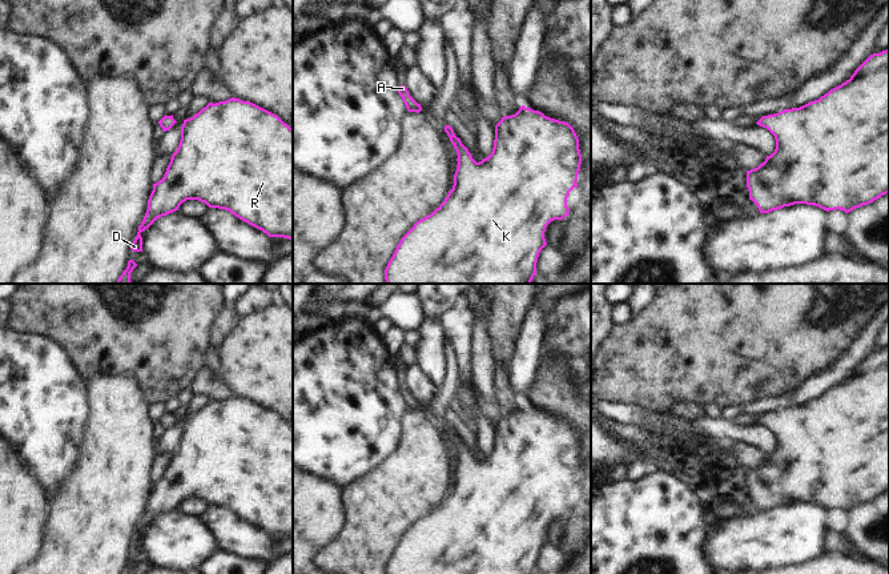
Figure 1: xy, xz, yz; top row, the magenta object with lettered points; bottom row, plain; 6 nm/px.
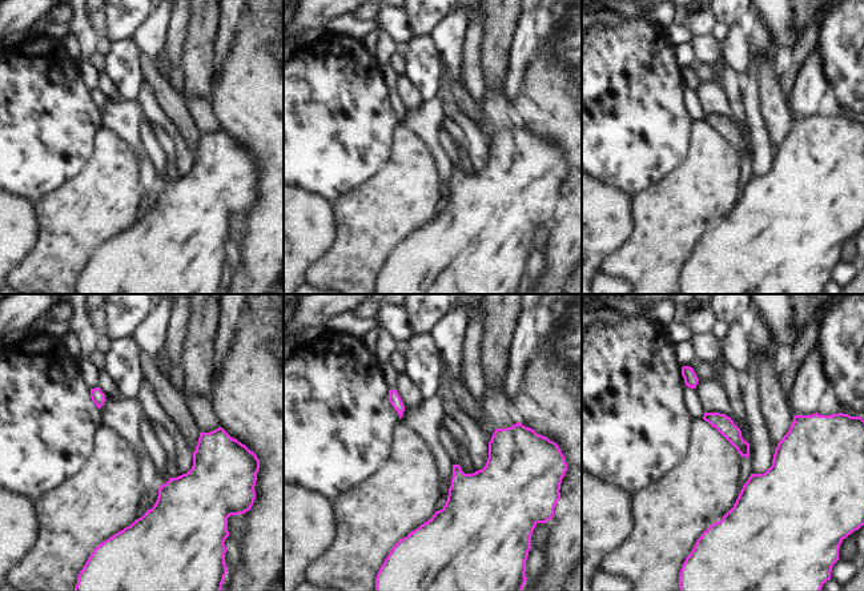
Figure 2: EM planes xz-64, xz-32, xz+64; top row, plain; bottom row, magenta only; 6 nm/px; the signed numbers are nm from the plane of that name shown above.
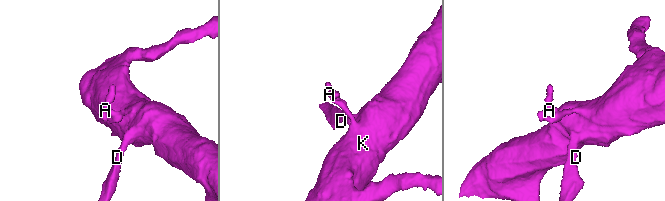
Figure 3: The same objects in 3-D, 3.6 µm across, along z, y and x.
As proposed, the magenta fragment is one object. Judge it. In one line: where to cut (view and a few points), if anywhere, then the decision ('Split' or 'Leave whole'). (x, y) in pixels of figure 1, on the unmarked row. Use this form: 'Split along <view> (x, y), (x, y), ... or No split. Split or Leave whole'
No split. Leave whole

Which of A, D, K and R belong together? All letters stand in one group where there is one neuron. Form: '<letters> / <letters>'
A D K R

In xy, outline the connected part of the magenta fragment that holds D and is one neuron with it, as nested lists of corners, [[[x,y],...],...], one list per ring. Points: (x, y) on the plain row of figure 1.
[[[234,396],[216,402],[209,401],[193,416],[184,418],[180,443],[172,453],[164,475],[153,482],[146,511],[130,547],[142,550],[140,531],[157,517],[178,509],[186,498],[198,498],[209,506],[229,509],[269,535],[293,538],[293,428],[277,413]]]

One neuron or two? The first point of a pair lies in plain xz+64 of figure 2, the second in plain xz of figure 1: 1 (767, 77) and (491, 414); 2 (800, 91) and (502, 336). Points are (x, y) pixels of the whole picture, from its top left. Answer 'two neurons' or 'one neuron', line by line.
1: one neuron
2: two neurons

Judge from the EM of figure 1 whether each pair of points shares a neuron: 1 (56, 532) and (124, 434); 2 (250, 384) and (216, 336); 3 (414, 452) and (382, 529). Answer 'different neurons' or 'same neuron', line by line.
1: same neuron
2: different neurons
3: same neuron

